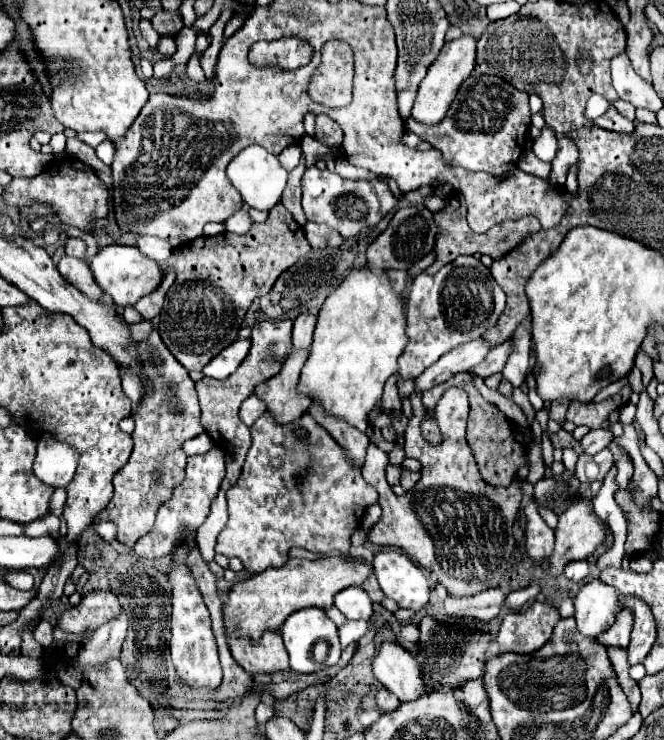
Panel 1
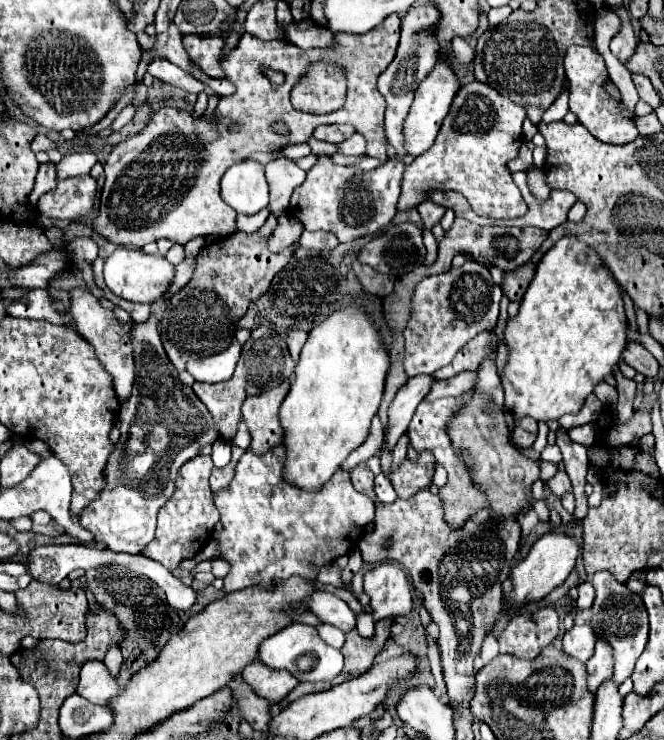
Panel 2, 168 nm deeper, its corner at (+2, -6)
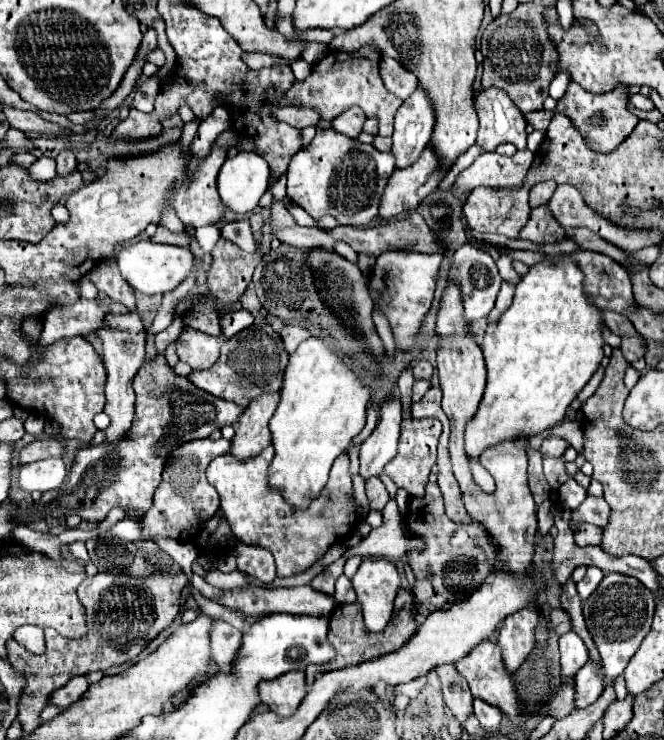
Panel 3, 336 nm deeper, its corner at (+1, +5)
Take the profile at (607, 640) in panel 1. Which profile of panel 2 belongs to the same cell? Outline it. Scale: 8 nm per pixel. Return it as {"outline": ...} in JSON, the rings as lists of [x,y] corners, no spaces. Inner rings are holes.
{"outline":[[[599,639],[595,645],[593,657],[587,661],[587,671],[589,671],[589,689],[597,691],[597,687],[607,681],[613,675],[613,649],[605,639]]]}

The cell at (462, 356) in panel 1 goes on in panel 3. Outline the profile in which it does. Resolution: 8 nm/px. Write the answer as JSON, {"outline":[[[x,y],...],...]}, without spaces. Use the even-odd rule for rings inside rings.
{"outline":[[[398,400],[384,404],[378,428],[360,446],[360,476],[364,480],[380,476],[386,462],[390,462],[396,456],[400,422],[402,422],[402,414]]]}

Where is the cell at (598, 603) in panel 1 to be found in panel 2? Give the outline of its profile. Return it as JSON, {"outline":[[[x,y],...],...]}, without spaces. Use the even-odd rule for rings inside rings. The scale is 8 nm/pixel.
{"outline":[[[589,623],[583,625],[575,625],[571,631],[565,633],[563,637],[563,651],[583,663],[589,661],[589,657],[593,655],[597,643],[597,635],[593,631],[593,627]]]}

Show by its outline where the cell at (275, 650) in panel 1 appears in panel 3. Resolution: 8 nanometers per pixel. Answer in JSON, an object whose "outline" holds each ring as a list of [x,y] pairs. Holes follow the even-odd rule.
{"outline":[[[286,672],[270,682],[262,682],[260,684],[260,698],[262,702],[278,716],[292,716],[302,698],[306,696],[308,686],[306,686],[306,678],[304,672]]]}

